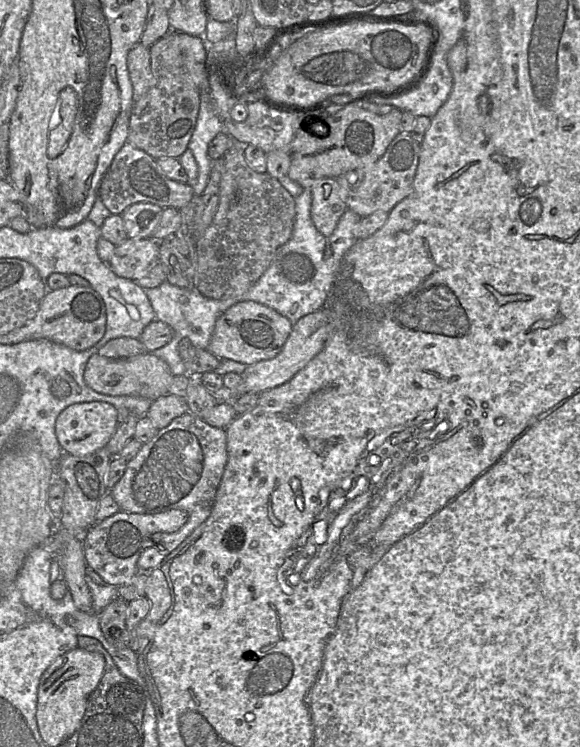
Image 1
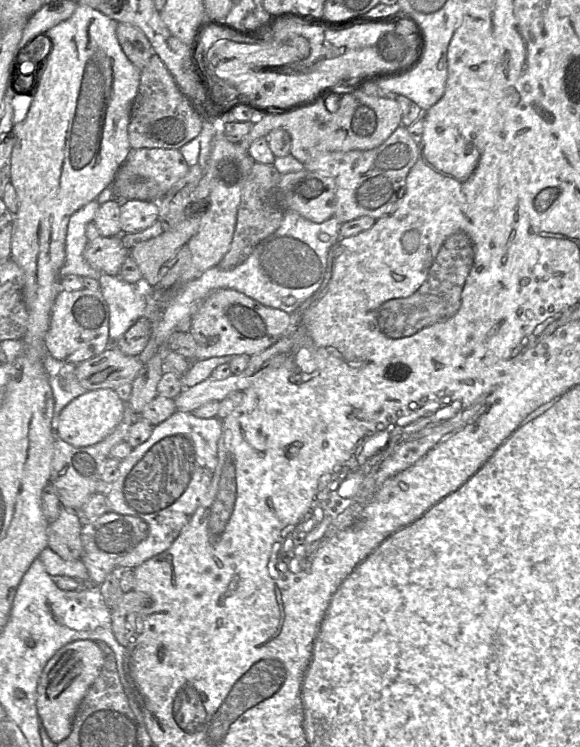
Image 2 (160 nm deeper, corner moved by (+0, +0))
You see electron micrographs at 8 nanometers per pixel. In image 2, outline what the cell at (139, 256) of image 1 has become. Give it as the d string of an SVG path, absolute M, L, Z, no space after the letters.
M99 236L89 241L84 250L84 258L88 264L100 273L118 276L120 268L129 255L121 236Z

